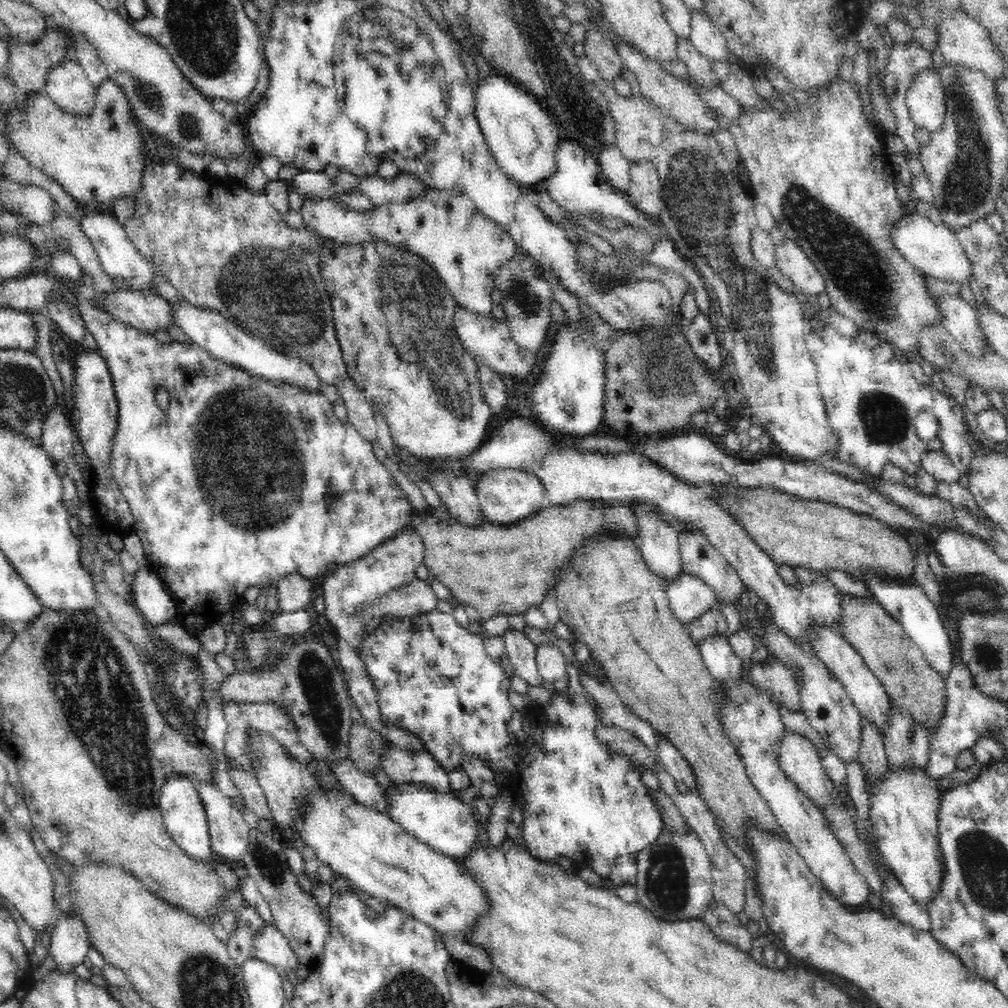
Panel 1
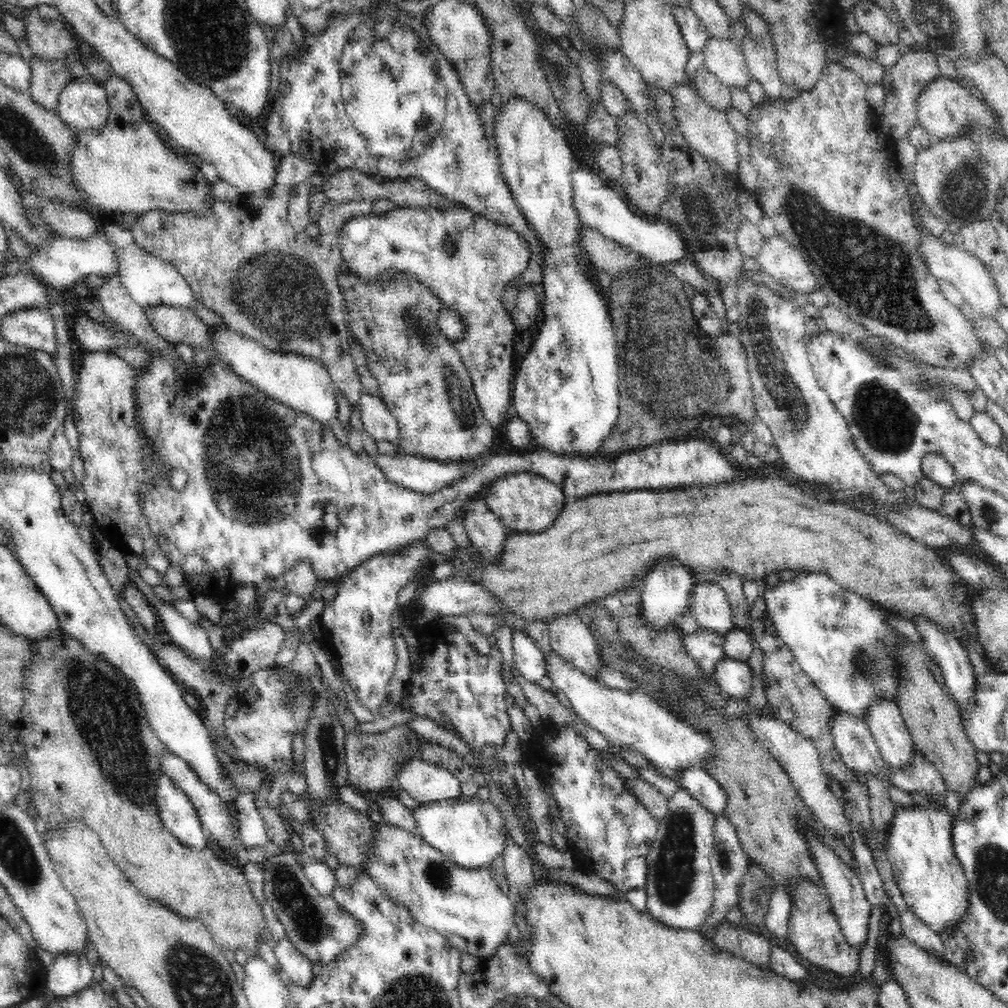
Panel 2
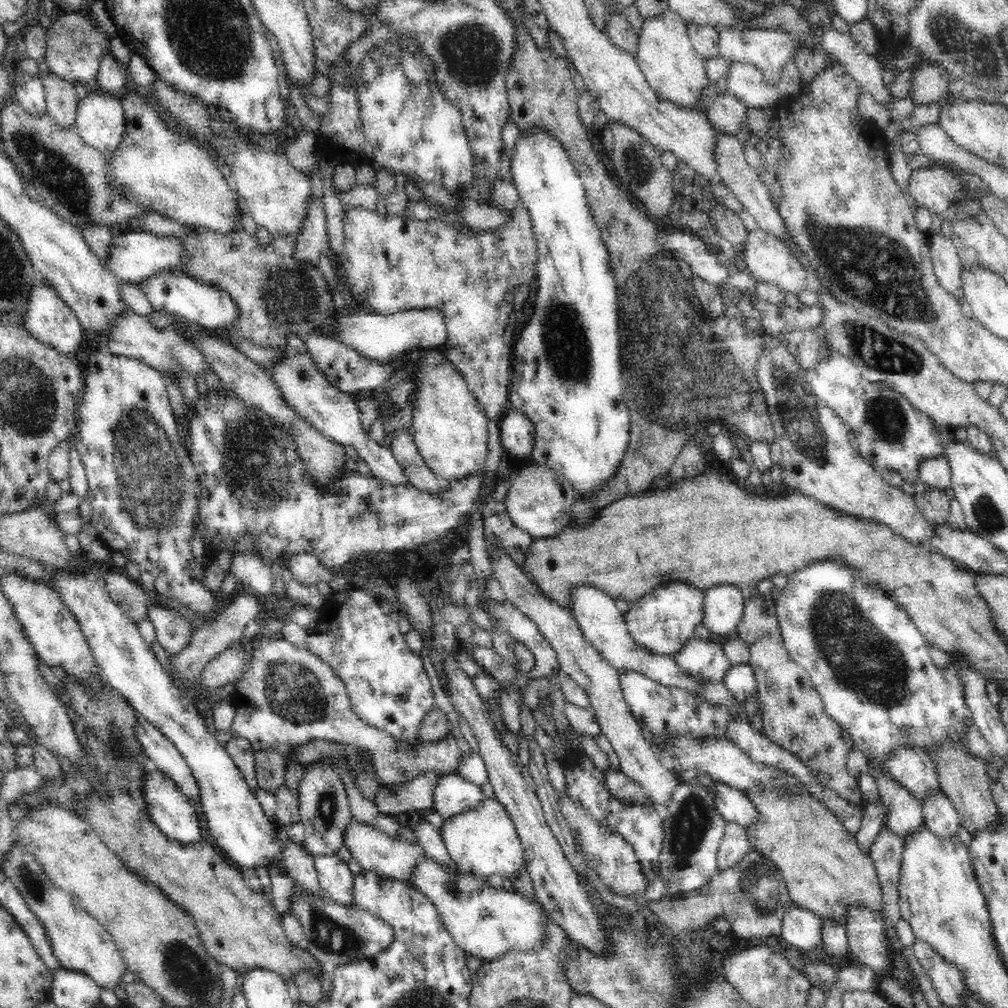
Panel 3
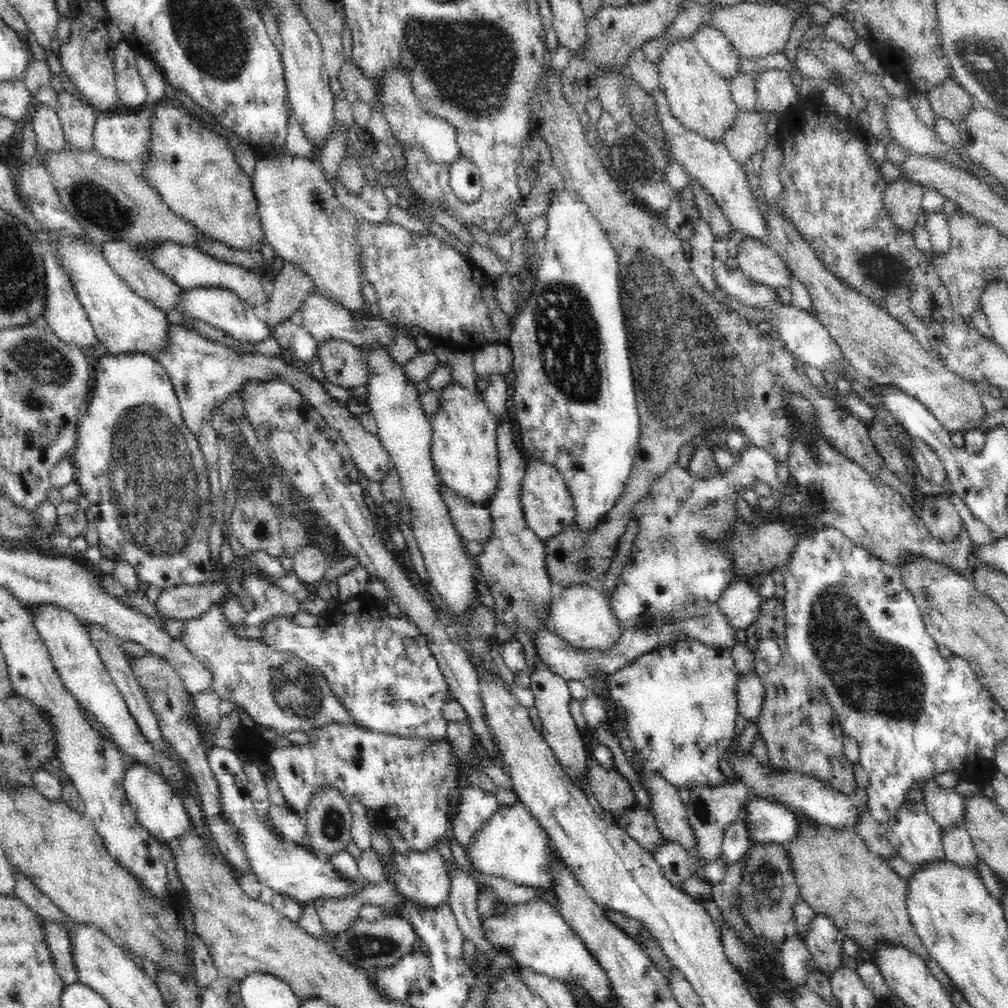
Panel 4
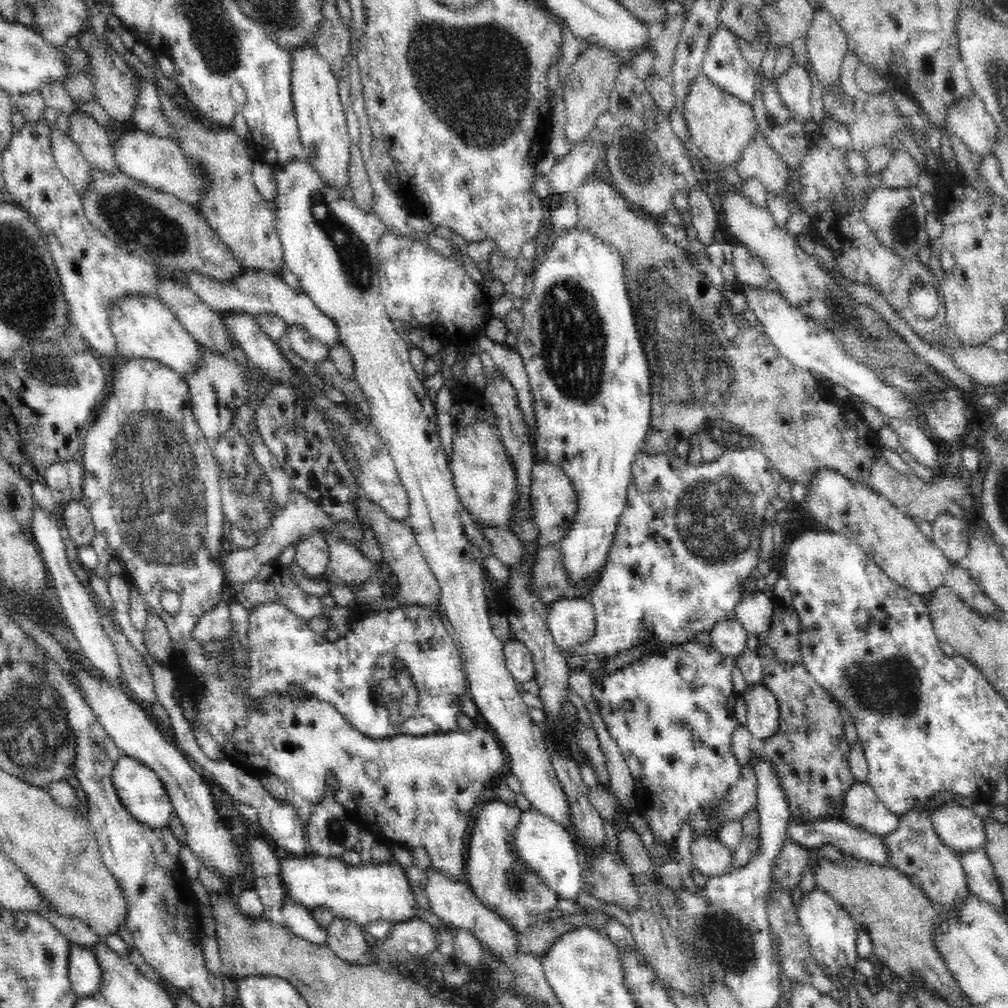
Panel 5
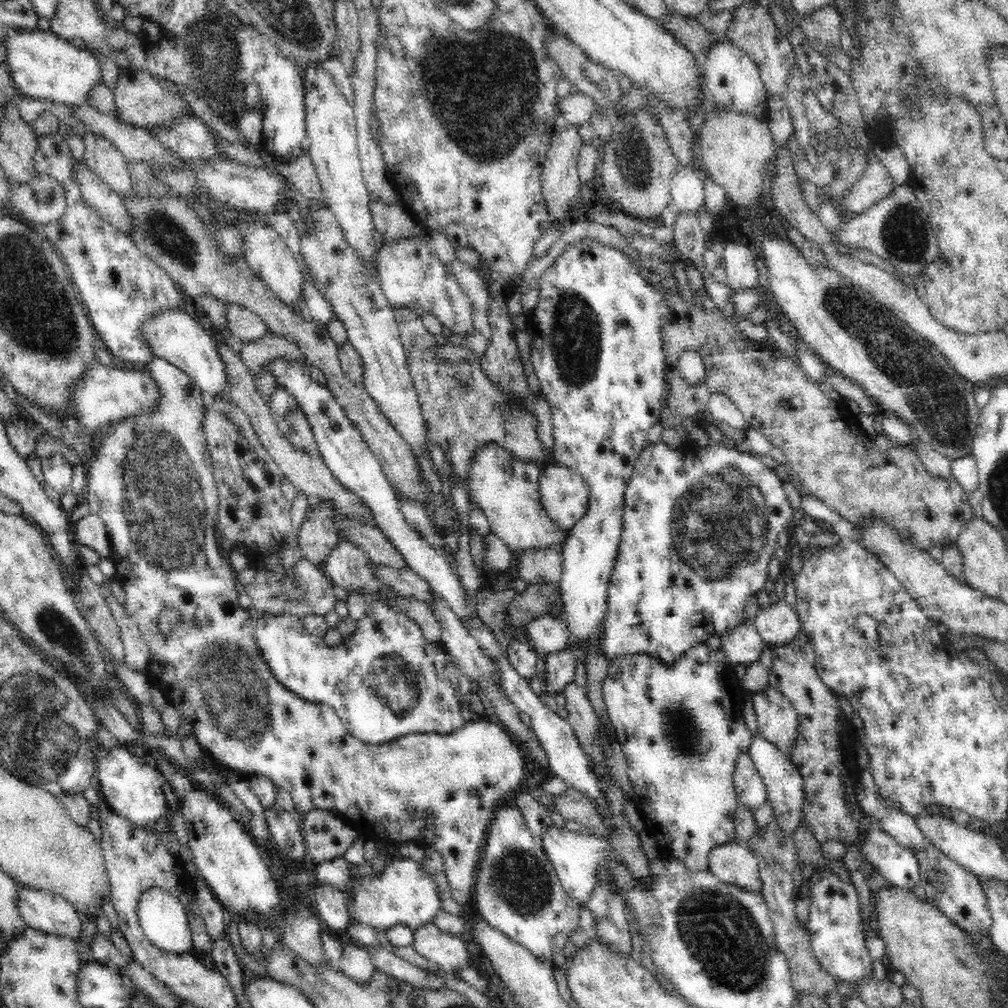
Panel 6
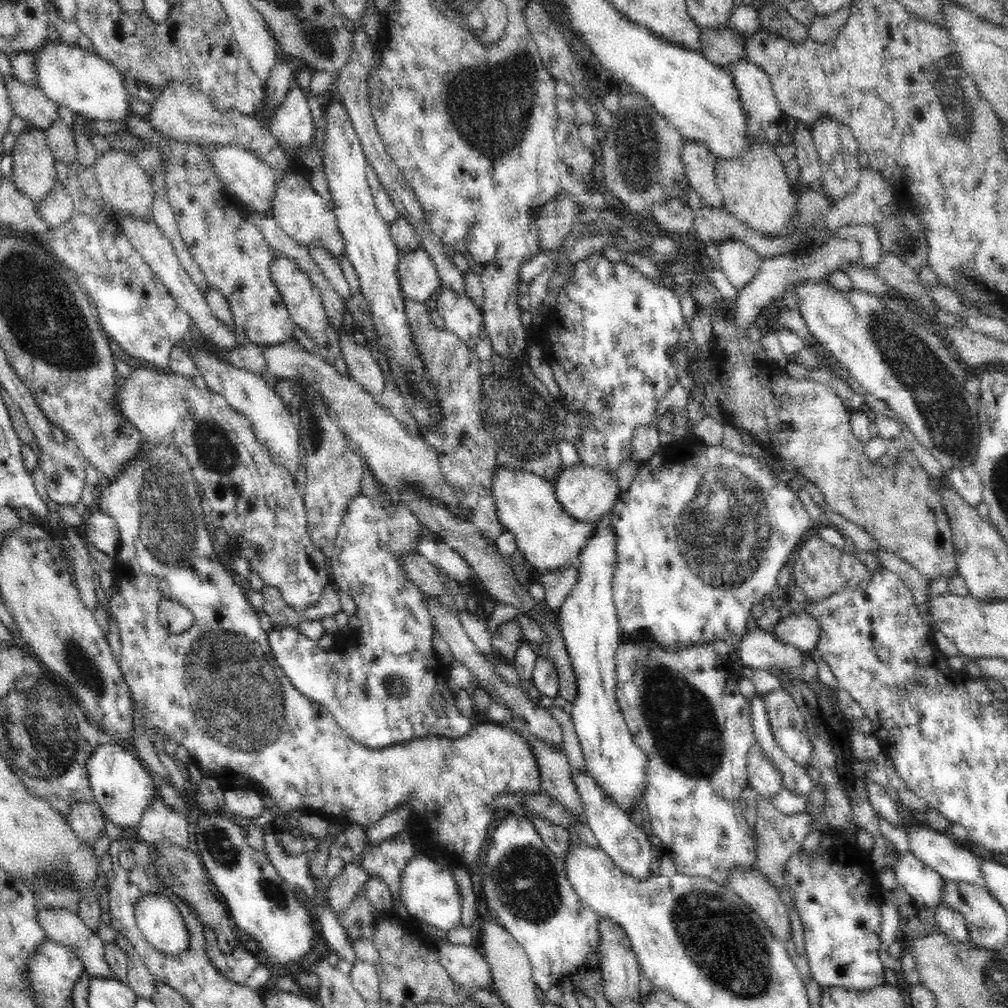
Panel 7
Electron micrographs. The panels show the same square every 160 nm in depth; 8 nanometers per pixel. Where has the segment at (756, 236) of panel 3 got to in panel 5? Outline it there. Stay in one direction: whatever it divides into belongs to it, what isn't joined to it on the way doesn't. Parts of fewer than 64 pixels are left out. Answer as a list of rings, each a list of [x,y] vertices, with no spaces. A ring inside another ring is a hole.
[[[734,245],[732,266],[739,286],[761,287],[770,280],[759,258],[752,256],[746,245]]]

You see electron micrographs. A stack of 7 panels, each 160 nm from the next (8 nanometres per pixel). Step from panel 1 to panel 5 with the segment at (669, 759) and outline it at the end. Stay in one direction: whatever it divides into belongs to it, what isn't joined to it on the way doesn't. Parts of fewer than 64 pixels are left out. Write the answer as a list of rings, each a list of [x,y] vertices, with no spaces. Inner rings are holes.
[[[792,819],[790,828],[788,828],[788,839],[792,839],[809,849],[818,849],[822,844],[832,844],[842,854],[854,856],[854,859],[864,861],[868,865],[878,866],[880,869],[886,869],[887,867],[888,869],[897,869],[895,862],[893,862],[893,856],[890,855],[890,849],[884,843],[883,836],[870,833],[862,827],[850,825],[844,820],[816,820],[816,822],[810,822],[810,824],[798,824]]]

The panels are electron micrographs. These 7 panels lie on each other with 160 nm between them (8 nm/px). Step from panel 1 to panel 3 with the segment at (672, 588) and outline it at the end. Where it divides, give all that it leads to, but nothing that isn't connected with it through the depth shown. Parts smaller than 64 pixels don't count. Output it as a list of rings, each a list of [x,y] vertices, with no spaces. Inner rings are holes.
[[[721,583],[704,590],[704,626],[714,636],[735,635],[738,624],[744,618],[746,589]]]

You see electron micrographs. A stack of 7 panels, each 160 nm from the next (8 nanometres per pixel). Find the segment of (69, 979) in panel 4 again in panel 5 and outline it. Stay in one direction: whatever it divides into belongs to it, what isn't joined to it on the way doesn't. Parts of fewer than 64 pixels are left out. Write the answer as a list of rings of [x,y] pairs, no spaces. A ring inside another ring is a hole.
[[[73,945],[70,958],[70,982],[77,997],[93,998],[102,995],[104,971],[98,957],[91,950]]]

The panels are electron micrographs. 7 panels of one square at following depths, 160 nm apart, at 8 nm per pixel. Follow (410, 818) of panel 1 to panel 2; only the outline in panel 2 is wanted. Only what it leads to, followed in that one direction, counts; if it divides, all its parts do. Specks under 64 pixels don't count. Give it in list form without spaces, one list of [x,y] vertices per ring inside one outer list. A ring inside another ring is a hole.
[[[476,796],[418,804],[412,811],[422,838],[439,850],[449,862],[464,869],[490,869],[508,846],[508,833],[500,810]]]

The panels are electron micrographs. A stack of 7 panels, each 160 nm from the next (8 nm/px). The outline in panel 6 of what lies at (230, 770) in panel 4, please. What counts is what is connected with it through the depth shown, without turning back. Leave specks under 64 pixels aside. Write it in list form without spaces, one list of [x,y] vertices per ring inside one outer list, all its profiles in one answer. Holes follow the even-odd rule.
[[[343,857],[316,865],[316,885],[330,884],[338,886],[349,898],[350,924],[365,922],[373,929],[387,930],[398,924],[411,930],[432,925],[444,913],[442,896],[437,882],[430,872],[418,862],[396,858],[384,866],[380,877],[374,875],[355,878],[350,872],[351,864]]]

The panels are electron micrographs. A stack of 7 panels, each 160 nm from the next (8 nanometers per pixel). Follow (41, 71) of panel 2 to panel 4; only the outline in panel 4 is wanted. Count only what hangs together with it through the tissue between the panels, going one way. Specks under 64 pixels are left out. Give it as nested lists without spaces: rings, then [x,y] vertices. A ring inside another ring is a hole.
[[[64,90],[56,98],[55,110],[66,135],[69,148],[77,152],[94,151],[94,126],[98,112],[84,104],[76,95]]]

